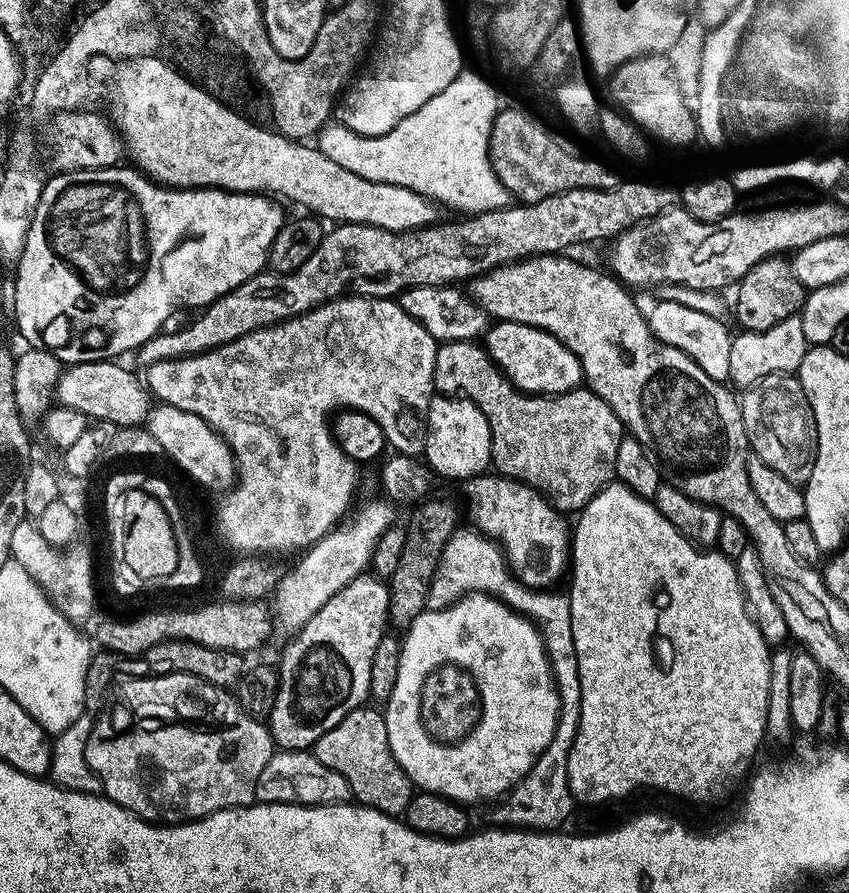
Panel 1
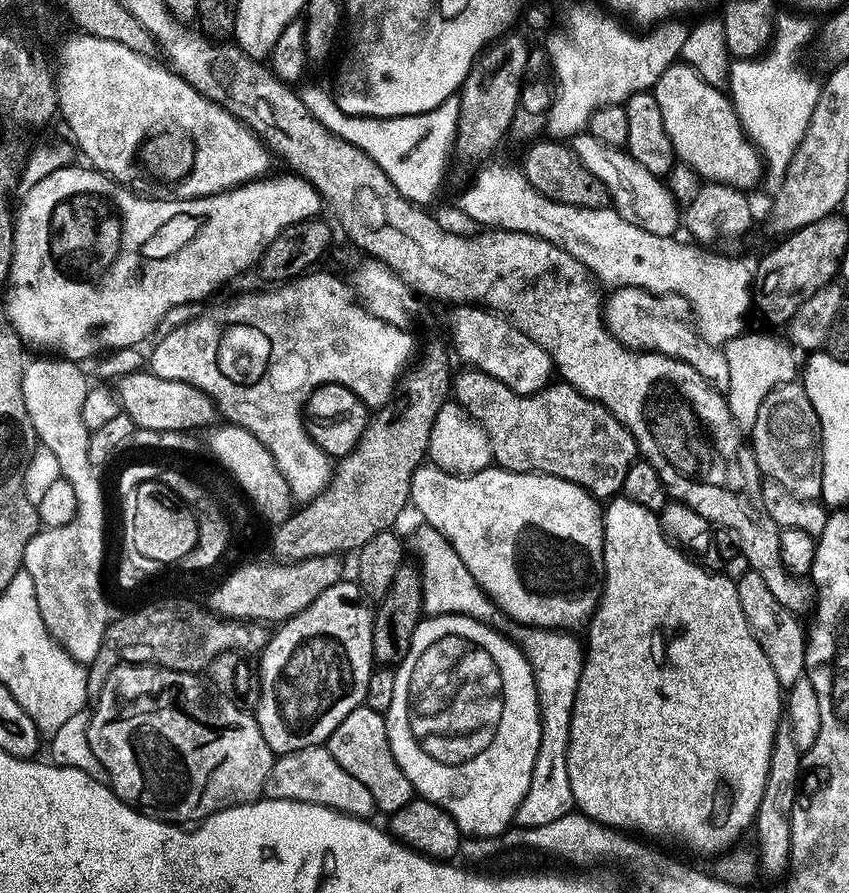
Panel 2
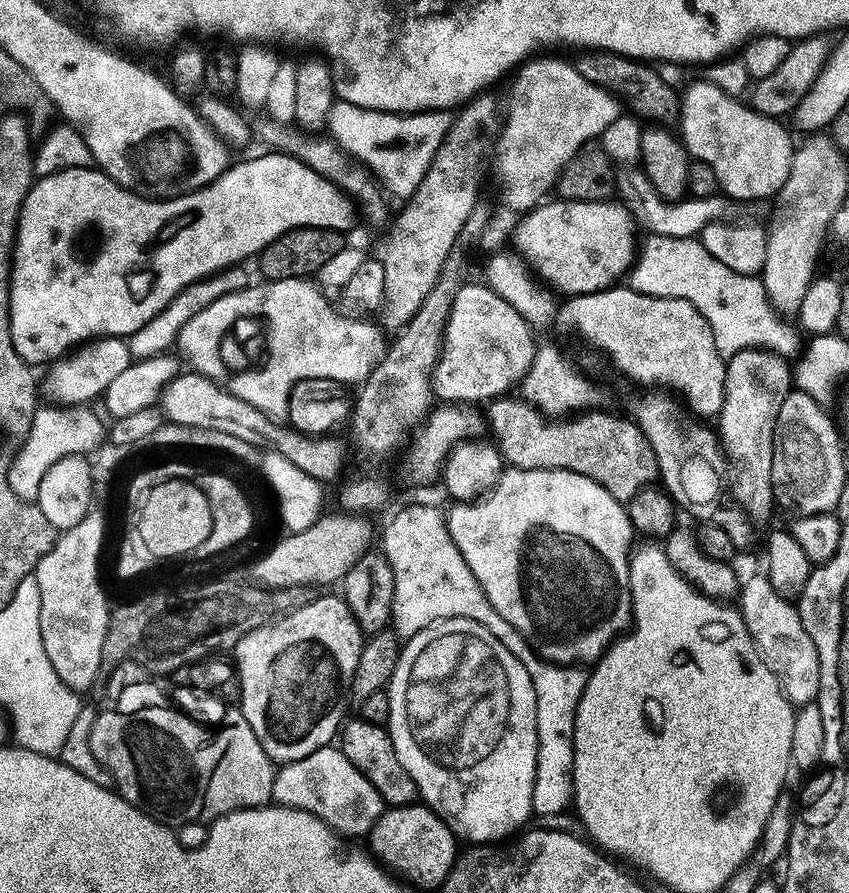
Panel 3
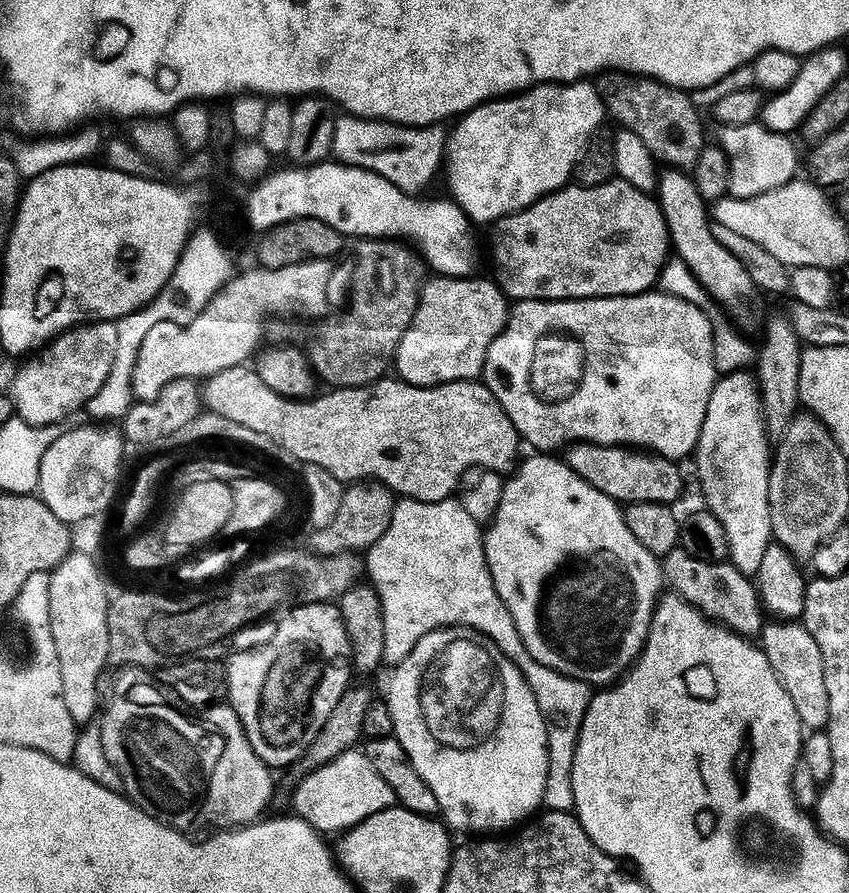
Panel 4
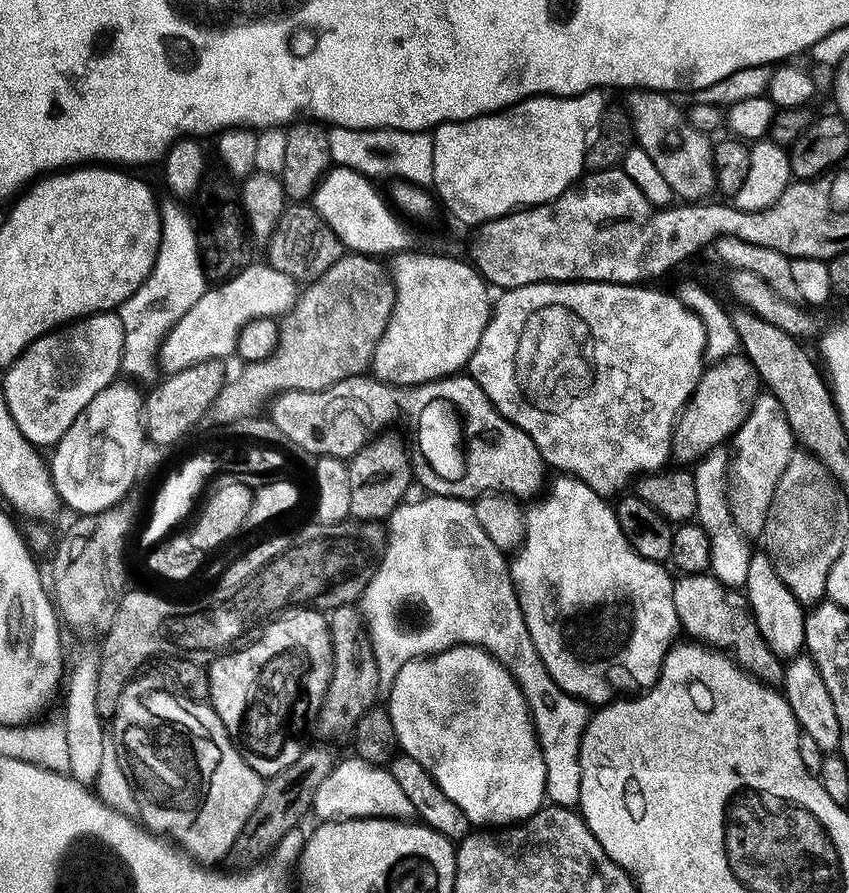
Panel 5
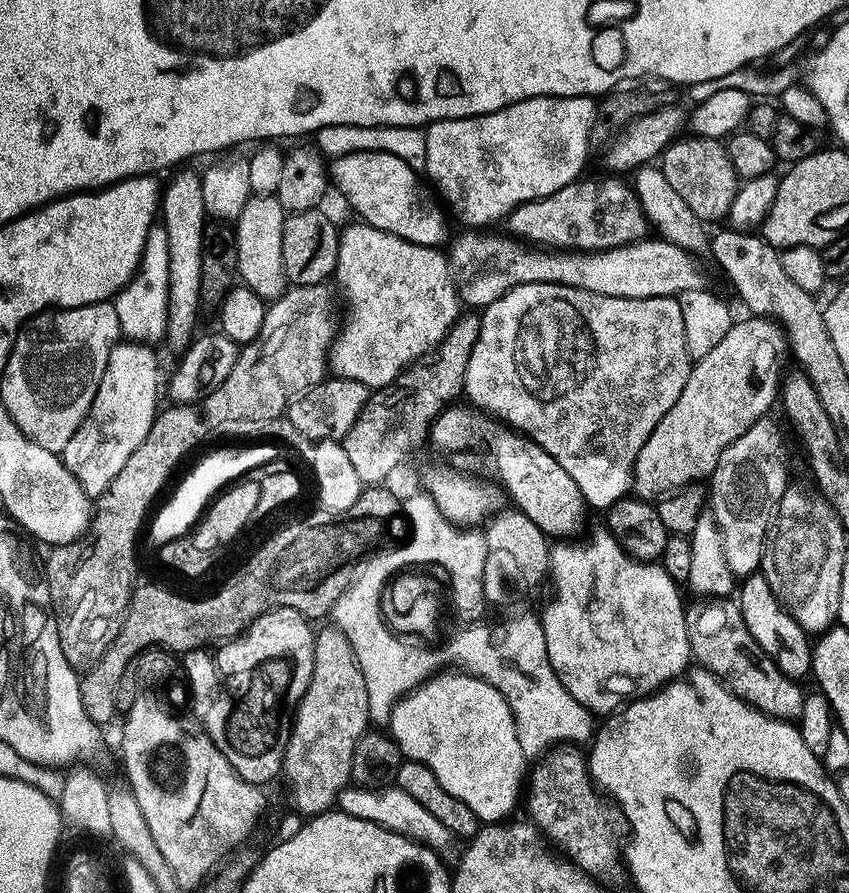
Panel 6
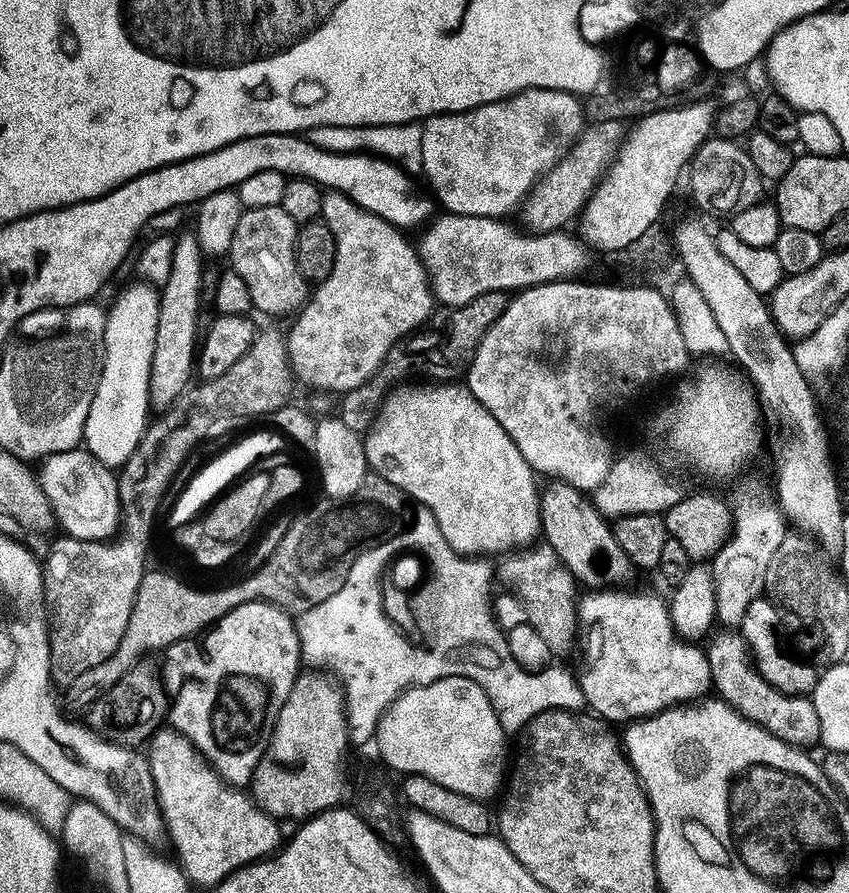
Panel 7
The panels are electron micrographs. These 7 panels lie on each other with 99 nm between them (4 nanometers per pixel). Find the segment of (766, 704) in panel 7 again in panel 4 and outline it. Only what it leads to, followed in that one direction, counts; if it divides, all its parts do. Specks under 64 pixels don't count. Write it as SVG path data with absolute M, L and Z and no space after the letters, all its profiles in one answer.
M678 546L662 558L662 580L667 587L668 584L672 587L669 589L675 595L681 596L687 604L693 604L703 616L731 628L742 637L759 637L766 623L755 583L749 576L737 570L731 562L699 560L689 556L686 549Z

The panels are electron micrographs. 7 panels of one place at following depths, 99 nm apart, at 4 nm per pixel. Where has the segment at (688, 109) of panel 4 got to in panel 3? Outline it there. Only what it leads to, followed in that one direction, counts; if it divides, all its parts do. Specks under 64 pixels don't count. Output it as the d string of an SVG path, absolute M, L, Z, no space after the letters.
M584 50L575 57L576 69L591 84L602 88L615 88L622 86L623 99L629 102L629 108L641 119L658 124L673 123L679 117L679 93L647 63L631 60L629 56L619 56L617 52L601 52L599 50Z

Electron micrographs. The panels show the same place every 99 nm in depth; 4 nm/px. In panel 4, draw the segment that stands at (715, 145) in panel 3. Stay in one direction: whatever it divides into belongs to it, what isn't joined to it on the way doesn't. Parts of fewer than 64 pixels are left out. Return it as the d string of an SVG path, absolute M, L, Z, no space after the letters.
M760 122L743 124L742 126L725 127L719 143L728 156L730 166L729 193L738 199L765 194L784 183L790 182L796 175L796 148L789 137L782 133L774 133L764 128Z

